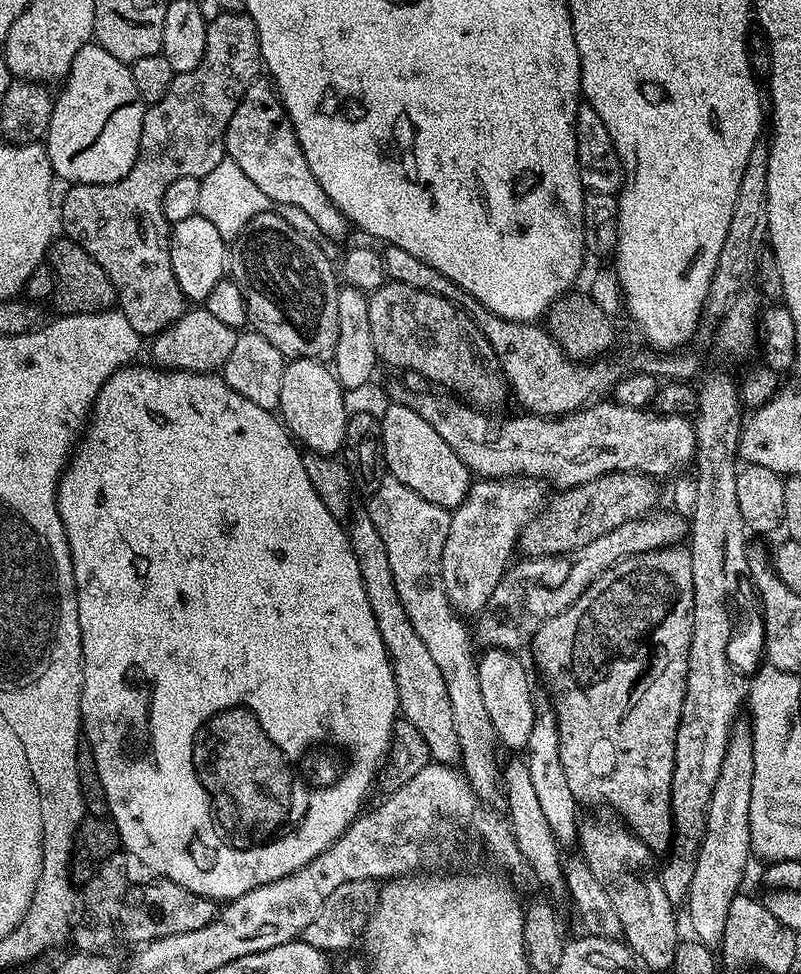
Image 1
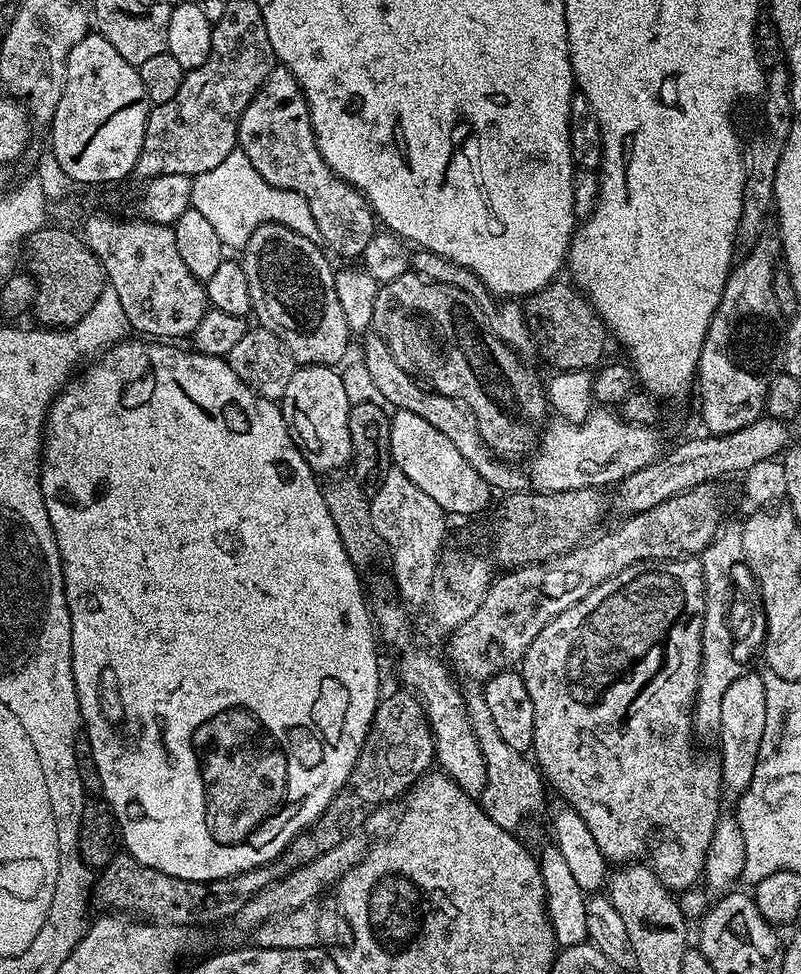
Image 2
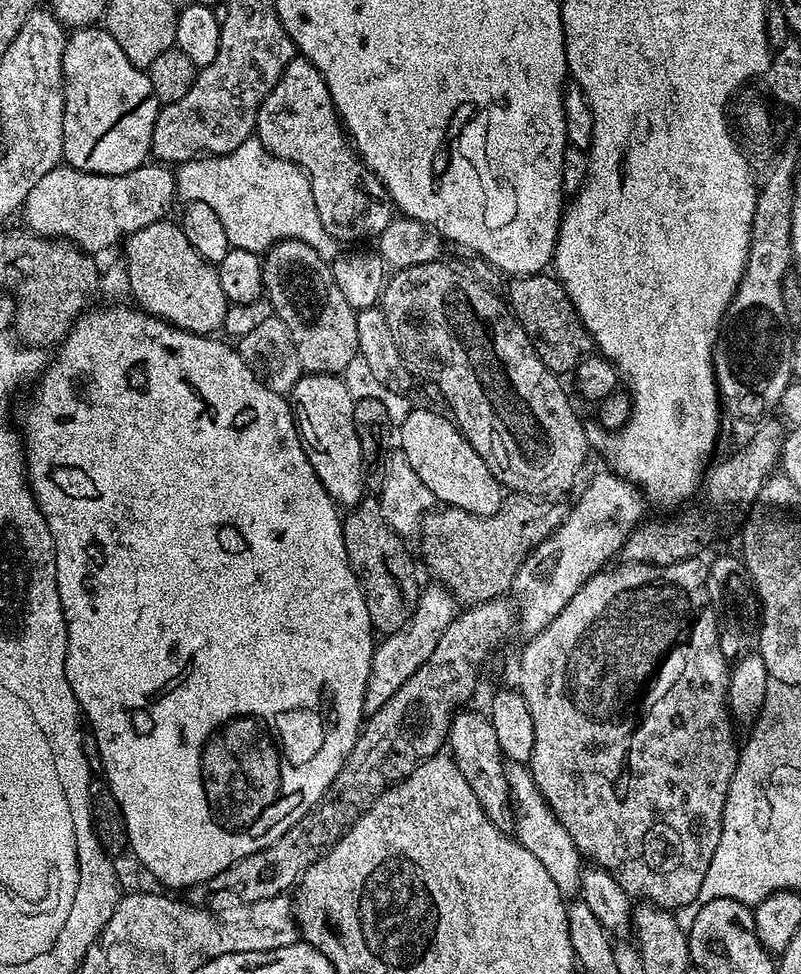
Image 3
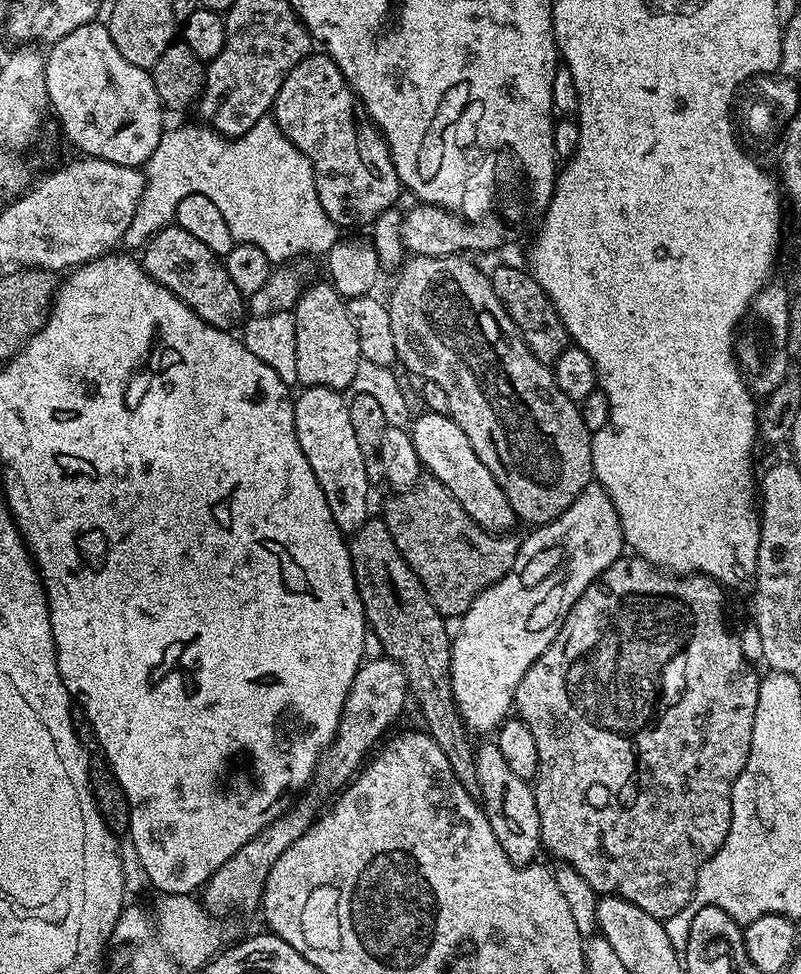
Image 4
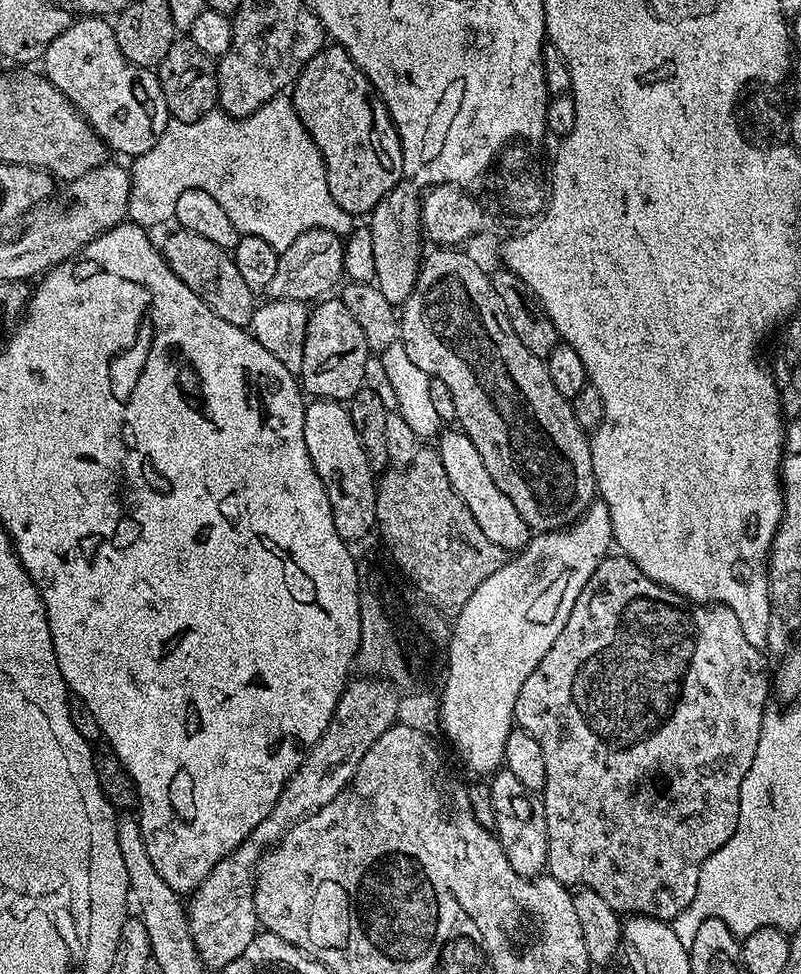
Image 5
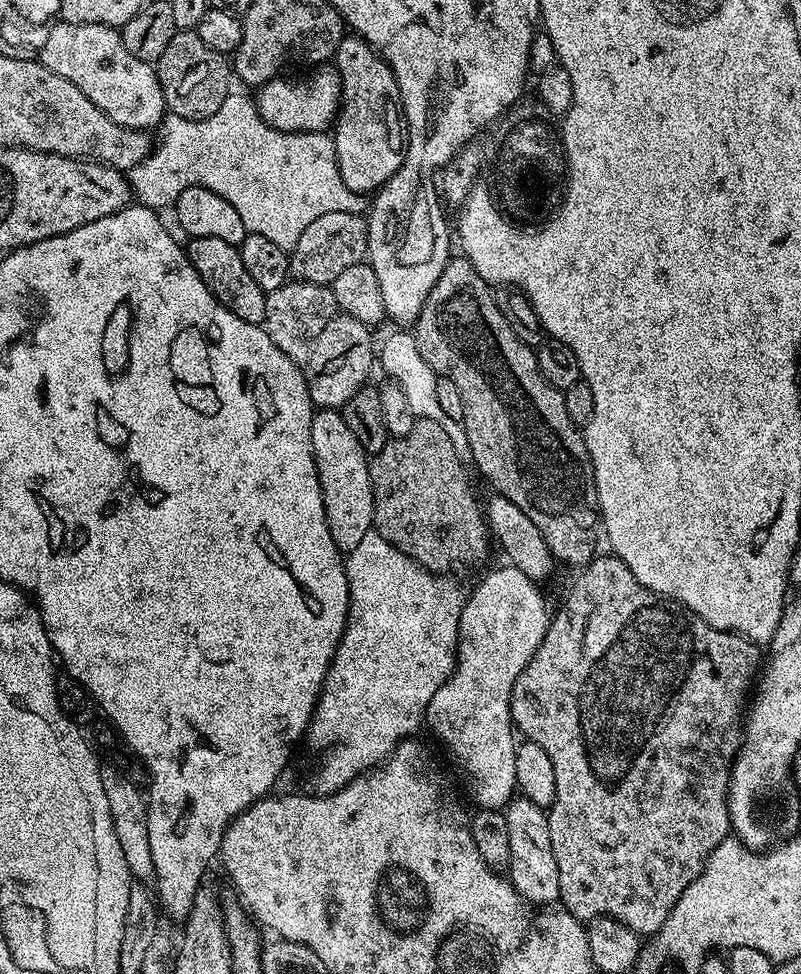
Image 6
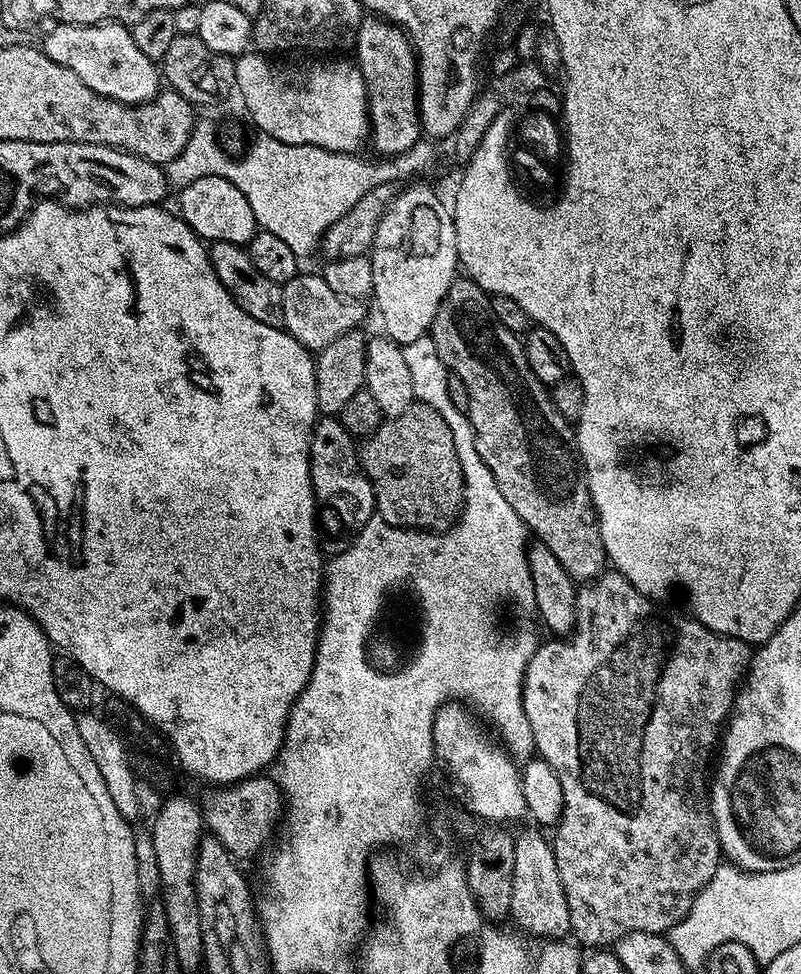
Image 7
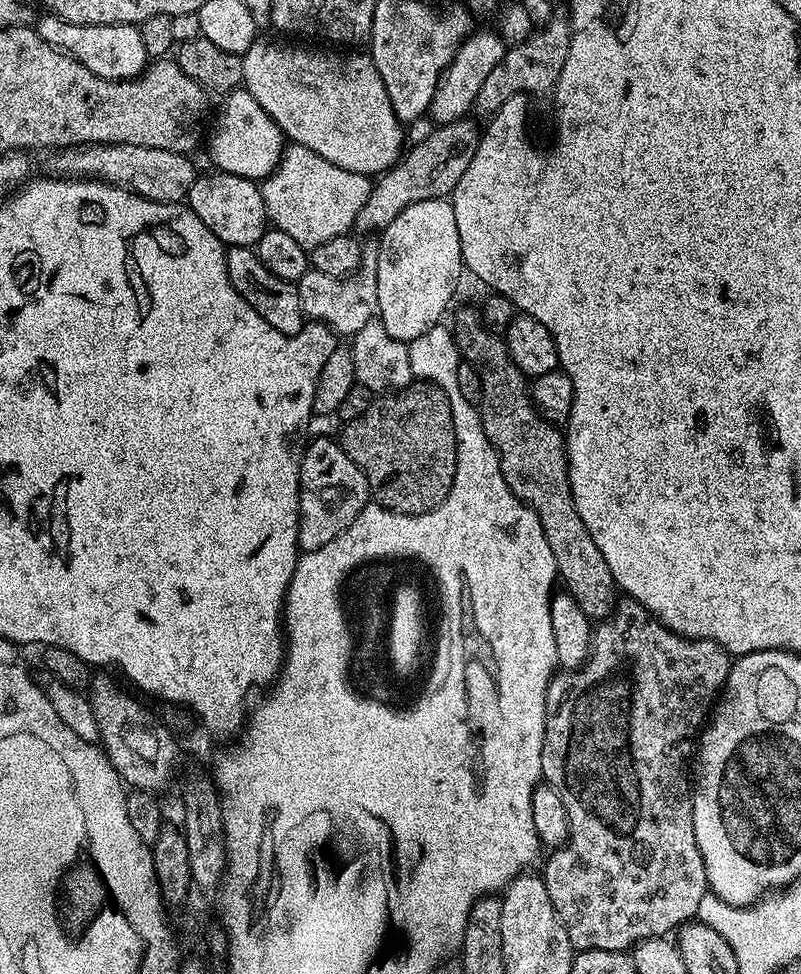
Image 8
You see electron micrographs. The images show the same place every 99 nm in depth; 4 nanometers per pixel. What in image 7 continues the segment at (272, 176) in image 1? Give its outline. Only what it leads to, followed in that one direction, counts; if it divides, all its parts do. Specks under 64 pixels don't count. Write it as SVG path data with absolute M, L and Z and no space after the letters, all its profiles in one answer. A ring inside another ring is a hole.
M371 14L365 15L356 35L354 62L360 67L364 85L368 91L368 123L370 125L370 144L377 148L381 157L397 156L414 142L422 138L420 127L420 86L418 83L418 57L412 42L398 24Z

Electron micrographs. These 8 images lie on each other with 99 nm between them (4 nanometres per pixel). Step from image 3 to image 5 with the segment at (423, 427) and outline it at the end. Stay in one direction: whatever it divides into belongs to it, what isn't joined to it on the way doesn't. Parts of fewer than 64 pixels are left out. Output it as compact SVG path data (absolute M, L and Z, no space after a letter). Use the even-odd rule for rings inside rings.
M459 430L443 432L439 433L441 436L438 451L450 486L459 494L462 502L466 502L470 514L474 514L474 522L478 522L482 534L486 534L486 538L490 538L494 546L502 546L508 554L518 553L532 539L532 529L528 527L522 514L518 514L514 502L510 502L510 498L506 498L506 494L498 490L498 485L494 478L490 478L490 473L486 470L478 450L474 450L474 442L470 442L468 435Z

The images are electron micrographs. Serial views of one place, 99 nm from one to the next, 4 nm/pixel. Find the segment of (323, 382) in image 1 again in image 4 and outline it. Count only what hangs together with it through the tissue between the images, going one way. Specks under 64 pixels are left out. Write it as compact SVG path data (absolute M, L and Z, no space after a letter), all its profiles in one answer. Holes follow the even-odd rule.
M304 388L301 393L300 397L295 397L292 405L298 446L302 446L302 454L306 454L306 462L310 462L310 470L314 470L318 486L322 486L322 494L326 494L326 506L330 506L330 514L334 514L334 522L340 527L340 531L345 534L357 532L370 519L370 485L366 478L366 462L362 462L362 450L358 446L357 436L354 435L354 425L350 422L348 400L343 391L334 388Z

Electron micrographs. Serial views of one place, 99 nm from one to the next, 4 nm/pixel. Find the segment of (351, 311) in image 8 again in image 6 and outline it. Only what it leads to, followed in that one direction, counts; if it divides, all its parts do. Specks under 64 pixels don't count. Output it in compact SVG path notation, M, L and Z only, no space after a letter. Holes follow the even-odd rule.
M293 279L278 290L266 295L266 318L263 327L268 343L278 346L279 352L298 365L305 365L310 358L312 343L326 330L326 322L338 315L336 299L331 287L322 284L308 284L304 280Z

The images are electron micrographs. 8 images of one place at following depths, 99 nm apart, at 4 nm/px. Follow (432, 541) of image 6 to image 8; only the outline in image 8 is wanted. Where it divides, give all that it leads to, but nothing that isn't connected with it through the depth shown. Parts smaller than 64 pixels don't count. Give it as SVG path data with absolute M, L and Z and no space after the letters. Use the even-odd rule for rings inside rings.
M413 382L395 392L380 394L373 399L362 418L354 418L343 425L338 435L342 450L366 474L371 499L392 512L417 516L437 508L450 494L450 486L456 473L456 435L454 418L448 395L437 384Z

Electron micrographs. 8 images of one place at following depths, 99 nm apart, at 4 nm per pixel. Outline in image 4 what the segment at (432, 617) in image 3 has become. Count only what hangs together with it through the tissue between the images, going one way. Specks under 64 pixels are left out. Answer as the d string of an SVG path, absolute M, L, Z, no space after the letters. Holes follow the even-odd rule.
M389 658L382 660L365 659L361 663L358 674L354 674L354 682L350 682L350 694L346 694L346 702L342 706L342 718L336 736L328 749L320 756L316 769L312 771L311 781L303 793L304 796L292 809L277 816L274 823L263 828L257 836L238 854L234 854L216 873L211 876L202 889L202 903L213 916L223 918L231 912L248 912L260 908L260 895L264 893L264 880L270 874L274 862L289 848L317 819L321 811L320 803L328 795L339 793L360 772L368 750L379 740L380 735L395 722L404 708L404 699L408 700L407 676L403 667Z

